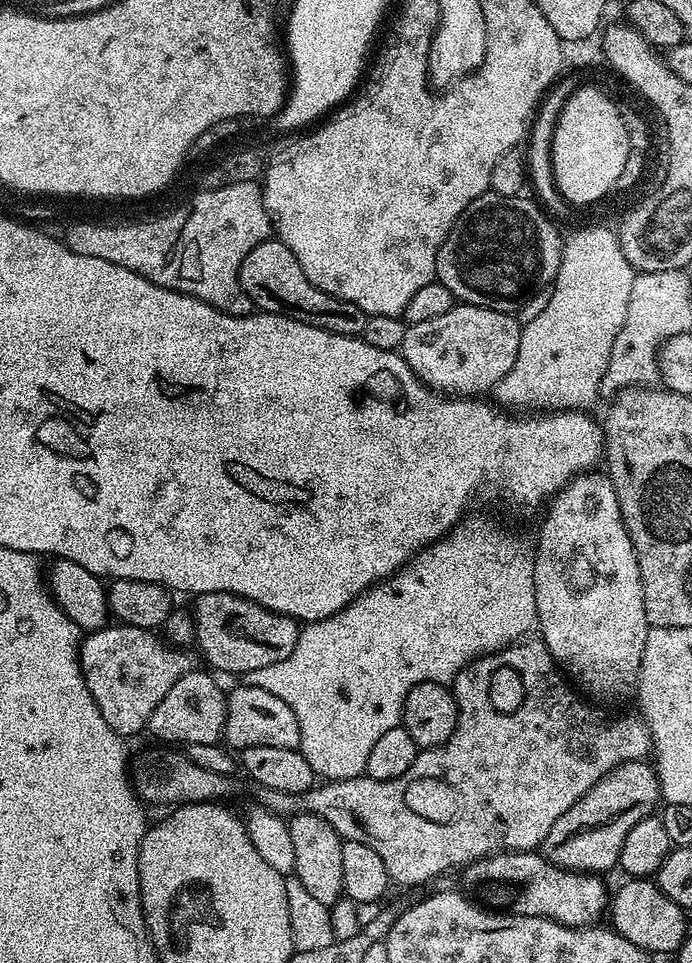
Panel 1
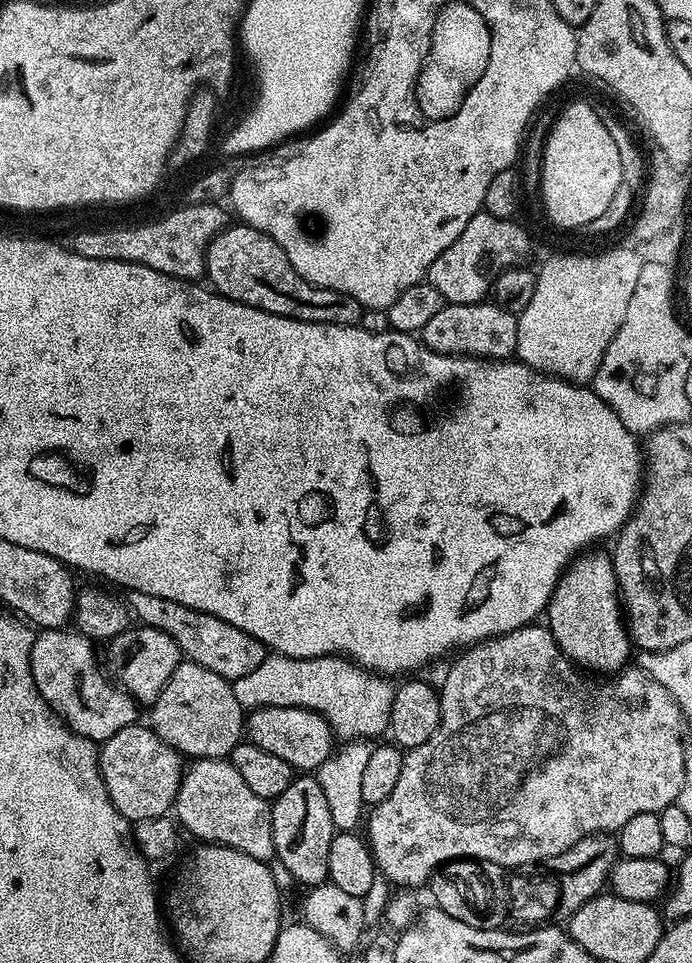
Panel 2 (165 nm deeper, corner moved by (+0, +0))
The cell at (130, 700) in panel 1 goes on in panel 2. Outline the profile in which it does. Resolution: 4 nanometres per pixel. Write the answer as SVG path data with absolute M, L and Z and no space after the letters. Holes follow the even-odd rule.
M46 628L35 633L30 654L30 670L40 697L72 731L89 742L106 741L138 720L136 701L109 679L101 661L96 661L96 648L81 632Z

